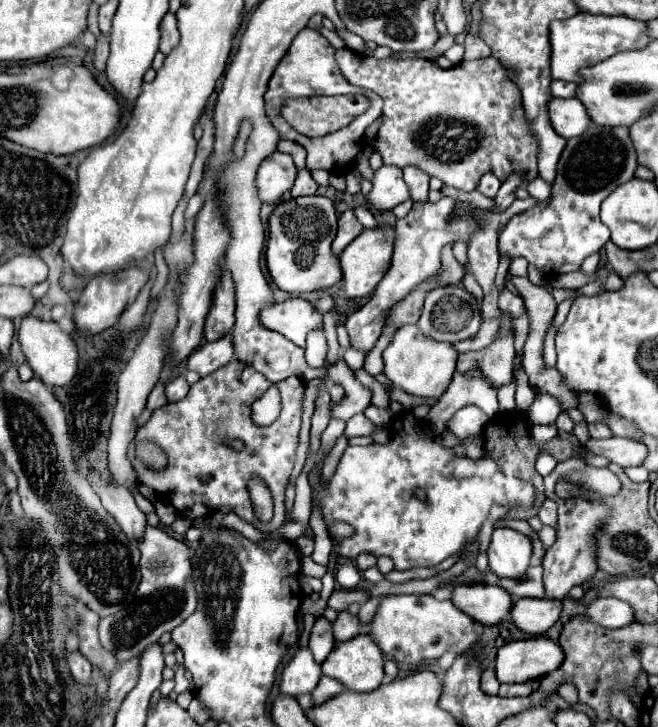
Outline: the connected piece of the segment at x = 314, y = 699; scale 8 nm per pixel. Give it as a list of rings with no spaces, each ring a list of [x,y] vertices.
[[[321,676],[317,688],[309,694],[301,694],[297,696],[297,702],[301,708],[313,708],[313,706],[319,706],[323,702],[327,702],[329,698],[333,698],[337,692],[343,690],[343,684],[339,684],[337,680],[329,678],[329,676]]]

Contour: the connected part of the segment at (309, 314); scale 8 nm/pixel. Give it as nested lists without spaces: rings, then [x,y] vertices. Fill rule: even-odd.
[[[289,298],[261,310],[261,326],[283,334],[293,344],[305,348],[305,336],[313,328],[321,328],[321,314],[305,298]]]

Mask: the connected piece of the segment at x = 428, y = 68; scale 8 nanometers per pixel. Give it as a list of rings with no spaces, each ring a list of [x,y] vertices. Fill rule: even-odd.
[[[349,48],[337,50],[335,54],[343,76],[363,88],[371,88],[383,100],[383,124],[377,134],[377,152],[383,156],[383,164],[403,168],[413,164],[425,172],[433,172],[443,184],[459,190],[472,192],[485,172],[493,172],[501,182],[513,170],[525,170],[525,182],[537,176],[537,144],[529,134],[529,126],[523,114],[521,92],[511,80],[505,80],[505,68],[493,56],[483,60],[463,62],[451,68],[441,68],[431,60],[377,60],[363,56]]]

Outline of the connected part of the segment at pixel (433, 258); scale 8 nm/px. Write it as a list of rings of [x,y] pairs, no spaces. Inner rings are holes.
[[[441,194],[437,202],[413,202],[411,212],[405,218],[399,218],[395,224],[395,242],[393,242],[393,258],[387,274],[379,282],[377,290],[373,292],[371,300],[353,312],[347,318],[347,332],[351,338],[351,346],[359,350],[371,350],[381,336],[381,324],[385,324],[385,312],[393,308],[393,304],[401,302],[417,284],[430,278],[441,266],[441,248],[449,242],[467,242],[471,240],[473,232],[479,228],[481,220],[477,216],[479,206],[455,200],[447,194]]]

